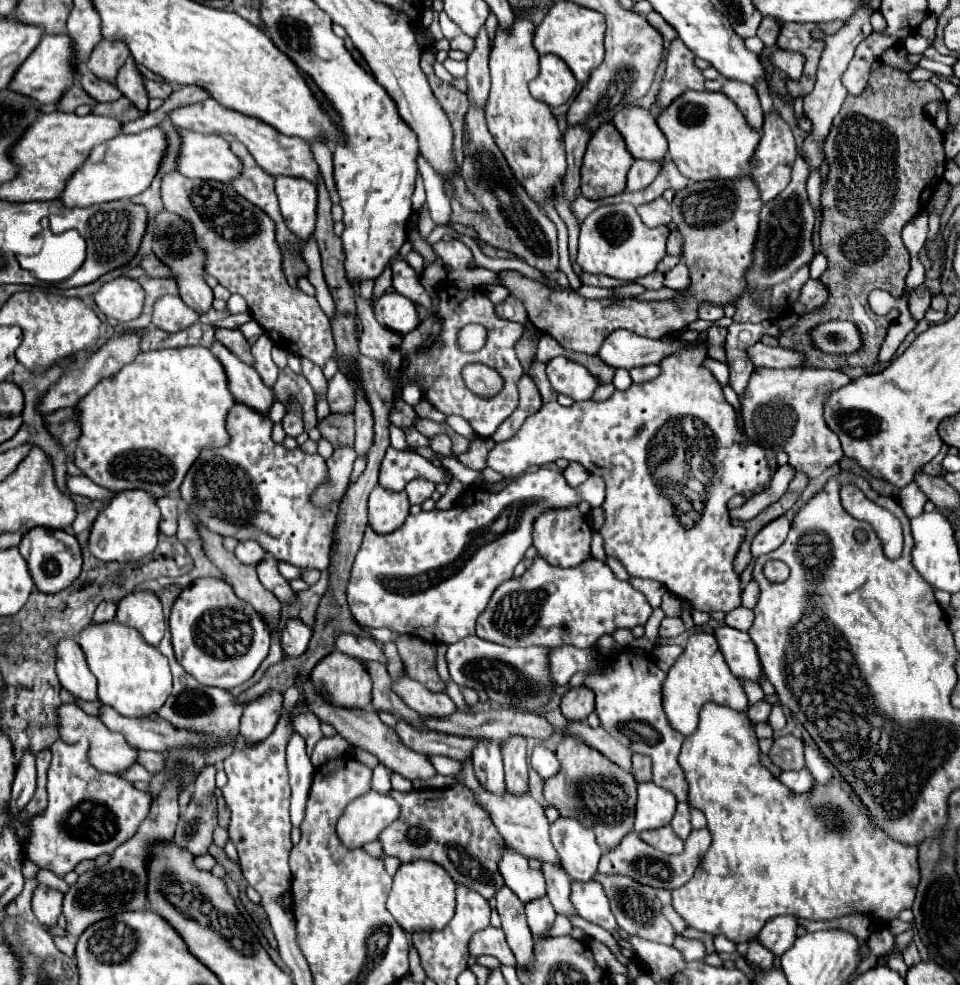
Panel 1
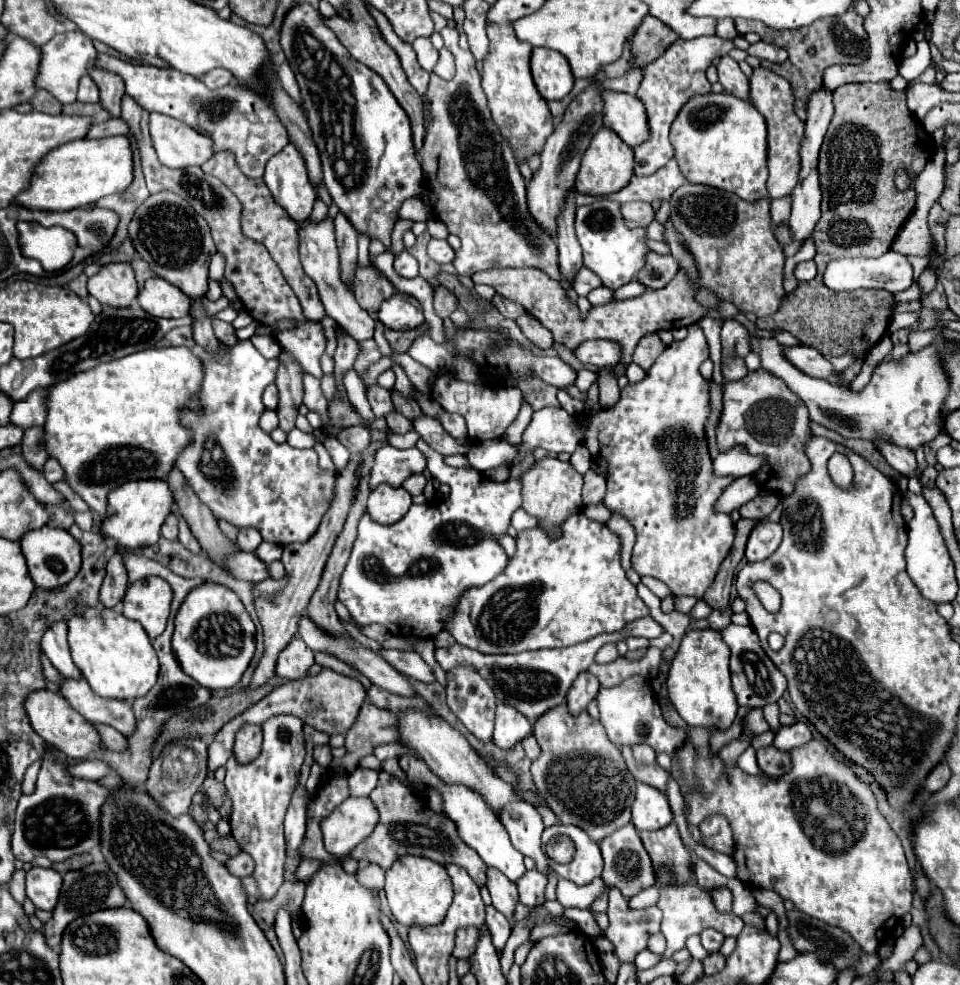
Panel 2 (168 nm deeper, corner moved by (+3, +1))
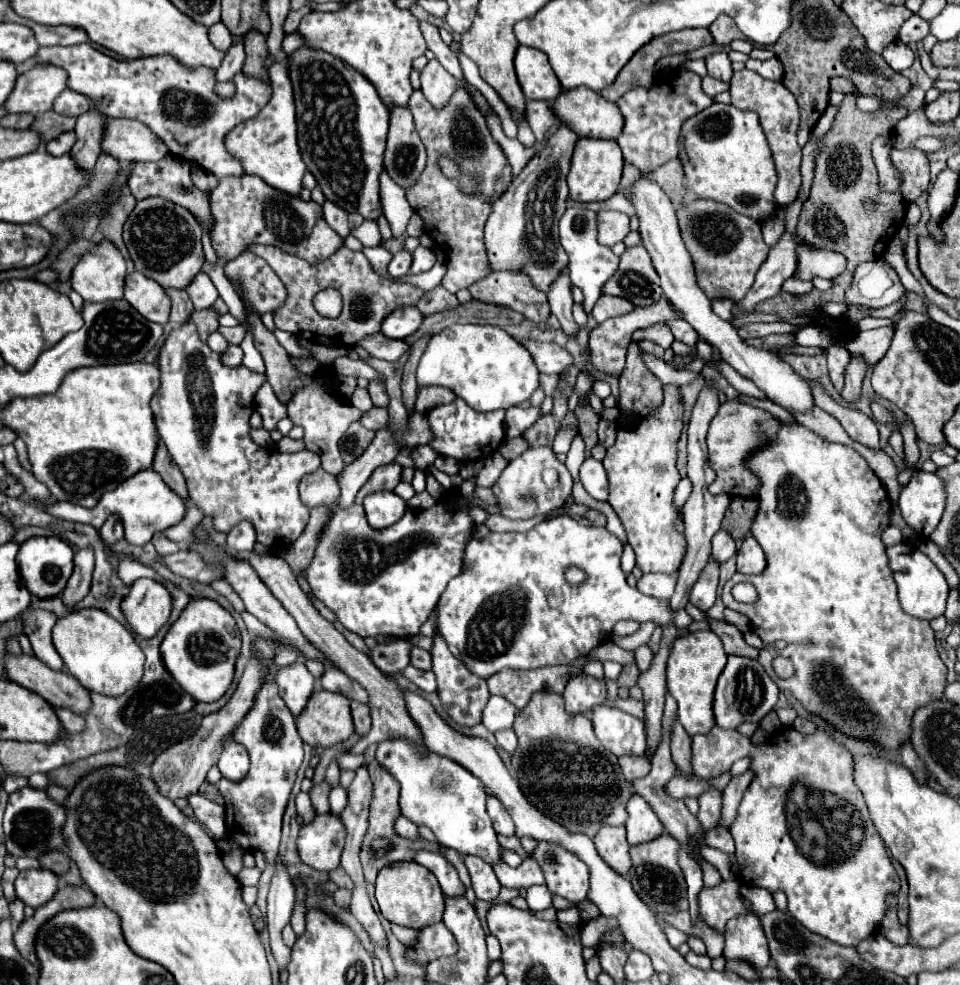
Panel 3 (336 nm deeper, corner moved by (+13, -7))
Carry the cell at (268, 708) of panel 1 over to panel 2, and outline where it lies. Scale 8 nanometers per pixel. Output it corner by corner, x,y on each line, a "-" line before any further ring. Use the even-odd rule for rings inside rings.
244,724
236,732
234,756
240,764
252,762
260,754
260,746
262,746
262,728
258,724

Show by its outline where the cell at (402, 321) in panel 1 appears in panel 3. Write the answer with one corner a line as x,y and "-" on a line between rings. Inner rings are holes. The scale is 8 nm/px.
408,306
408,308
398,308
396,312
392,312
384,324
382,324
382,334
388,338
396,338
396,340
404,340
410,334
414,334
420,324
422,324
424,316
418,312
418,308

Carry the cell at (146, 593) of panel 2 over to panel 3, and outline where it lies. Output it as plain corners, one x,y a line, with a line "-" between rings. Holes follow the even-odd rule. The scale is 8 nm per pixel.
140,578
126,594
122,610
138,636
152,638
168,622
172,612
172,596
164,584
150,578

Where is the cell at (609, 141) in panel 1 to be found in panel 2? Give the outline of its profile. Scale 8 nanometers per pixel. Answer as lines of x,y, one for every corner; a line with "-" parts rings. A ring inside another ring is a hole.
600,128
600,132
592,138
588,150
582,156
582,166
576,176
576,190
580,194
590,196
614,194
630,182
632,166
634,166
634,152
610,128

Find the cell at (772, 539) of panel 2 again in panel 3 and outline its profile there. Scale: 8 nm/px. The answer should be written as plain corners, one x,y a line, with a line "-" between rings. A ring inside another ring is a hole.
748,536
738,550
738,572
740,574
760,574
766,568
766,558
756,540

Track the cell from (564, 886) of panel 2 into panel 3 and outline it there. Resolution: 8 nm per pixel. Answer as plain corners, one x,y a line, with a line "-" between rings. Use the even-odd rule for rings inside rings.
544,884
532,886
526,890
526,902
528,902
528,908
534,912
546,910
548,906
552,906
552,892

